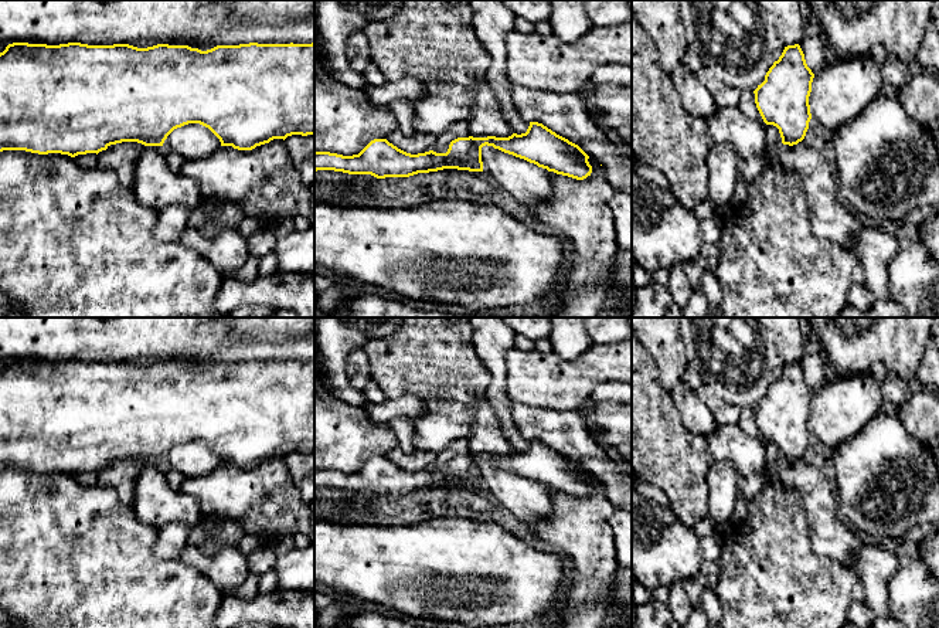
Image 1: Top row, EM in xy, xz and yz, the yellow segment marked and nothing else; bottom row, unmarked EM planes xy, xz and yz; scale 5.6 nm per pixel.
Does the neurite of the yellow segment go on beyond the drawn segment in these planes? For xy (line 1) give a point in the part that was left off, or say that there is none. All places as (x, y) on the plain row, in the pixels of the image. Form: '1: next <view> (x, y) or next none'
1: next none

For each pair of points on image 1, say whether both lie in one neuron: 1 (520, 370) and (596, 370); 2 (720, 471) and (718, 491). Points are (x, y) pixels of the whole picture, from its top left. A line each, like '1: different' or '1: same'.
1: same
2: same

